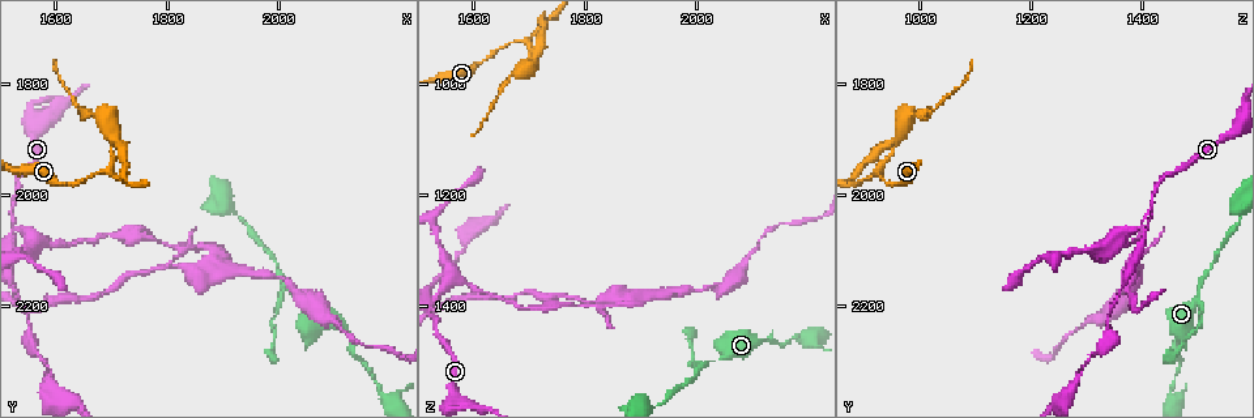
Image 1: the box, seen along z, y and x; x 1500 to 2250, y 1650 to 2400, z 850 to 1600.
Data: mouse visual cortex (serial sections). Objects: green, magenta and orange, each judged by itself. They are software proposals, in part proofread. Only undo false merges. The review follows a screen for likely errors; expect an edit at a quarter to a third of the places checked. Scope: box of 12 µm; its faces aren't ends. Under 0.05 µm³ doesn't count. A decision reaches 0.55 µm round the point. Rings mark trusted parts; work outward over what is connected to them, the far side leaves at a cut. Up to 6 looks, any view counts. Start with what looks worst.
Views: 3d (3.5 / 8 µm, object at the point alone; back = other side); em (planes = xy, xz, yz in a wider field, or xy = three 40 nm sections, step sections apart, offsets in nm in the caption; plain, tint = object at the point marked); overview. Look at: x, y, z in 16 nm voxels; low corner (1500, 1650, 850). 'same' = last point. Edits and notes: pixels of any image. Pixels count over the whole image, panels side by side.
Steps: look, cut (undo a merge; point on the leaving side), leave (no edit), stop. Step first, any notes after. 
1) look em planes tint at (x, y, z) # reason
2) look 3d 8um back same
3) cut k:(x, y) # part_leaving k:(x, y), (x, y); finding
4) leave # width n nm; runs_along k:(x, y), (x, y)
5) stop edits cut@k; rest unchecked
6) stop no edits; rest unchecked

look 3d 3.5um at (2020, 2165, 1505) # three arms meet

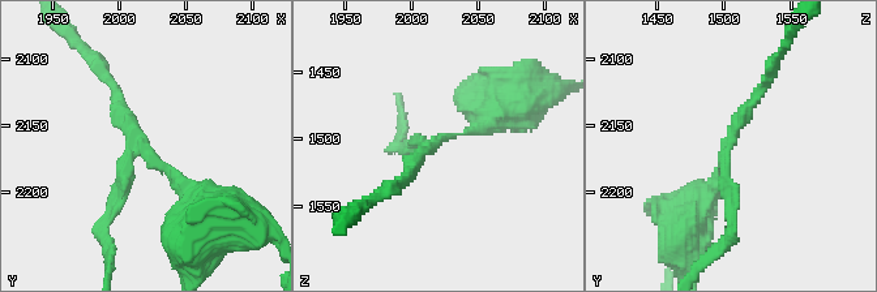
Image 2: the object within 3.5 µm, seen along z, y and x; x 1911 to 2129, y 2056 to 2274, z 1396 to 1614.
look em xy step 5 plain at (2022, 2166, 1502)

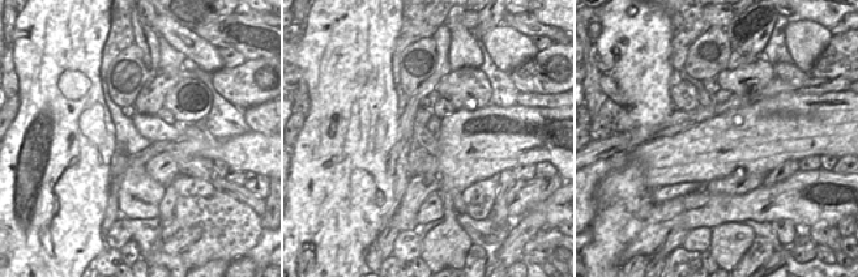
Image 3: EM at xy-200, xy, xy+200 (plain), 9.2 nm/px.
look em xy step 5 tint same

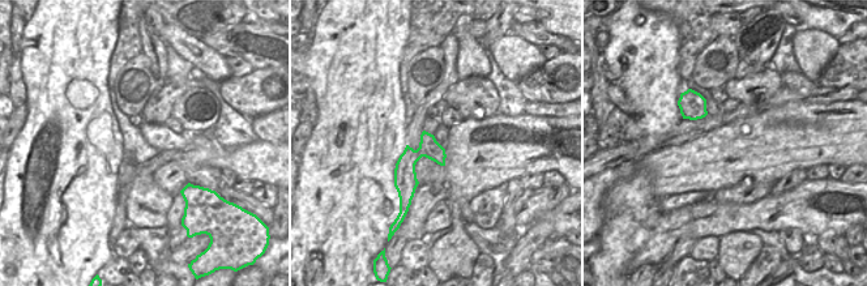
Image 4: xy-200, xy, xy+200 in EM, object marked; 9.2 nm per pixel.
cut 2:(730, 198) # width 190 nm; part_leaving 2:(726, 153), (732, 233), (705, 261); a second cell is stuck on

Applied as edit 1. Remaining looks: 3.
look overview

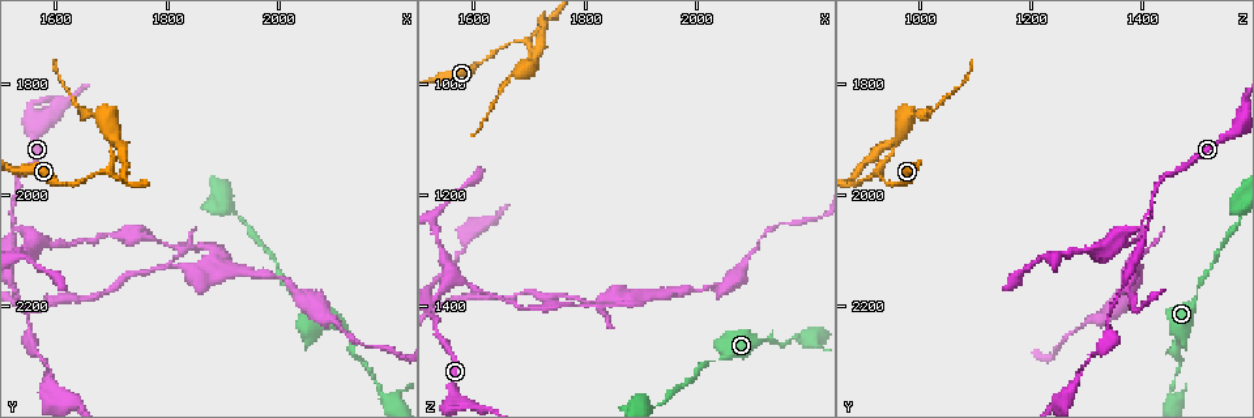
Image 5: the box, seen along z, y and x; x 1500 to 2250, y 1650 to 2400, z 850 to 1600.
look 3d 3.5um at (1675, 1855, 985) # sudden change in width

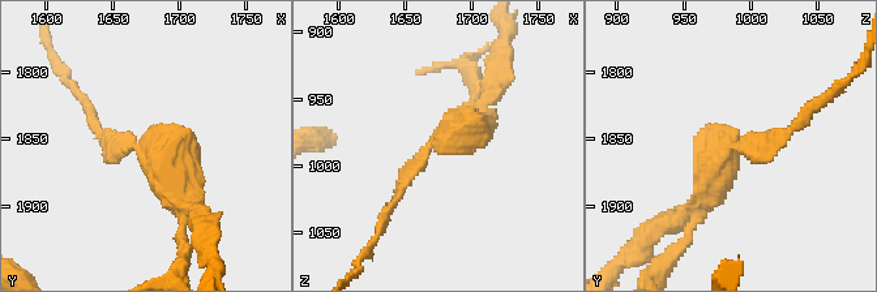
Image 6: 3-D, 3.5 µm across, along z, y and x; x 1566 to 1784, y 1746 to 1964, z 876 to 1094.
look em planes tint at (1670, 1854, 982)

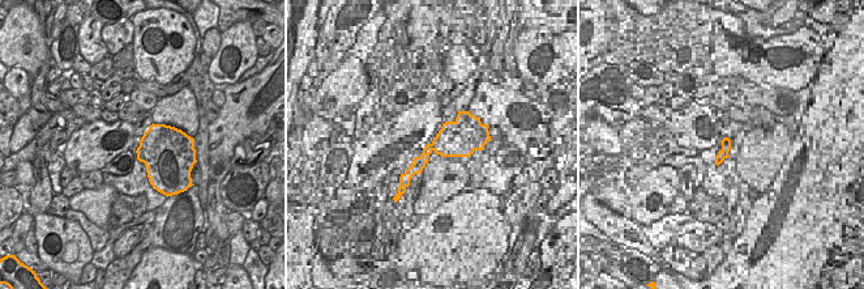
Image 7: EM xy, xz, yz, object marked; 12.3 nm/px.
cut 6:(764, 150) # two cells meet here

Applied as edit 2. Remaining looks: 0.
stop edits cut@2, cut@6; rest unchecked

